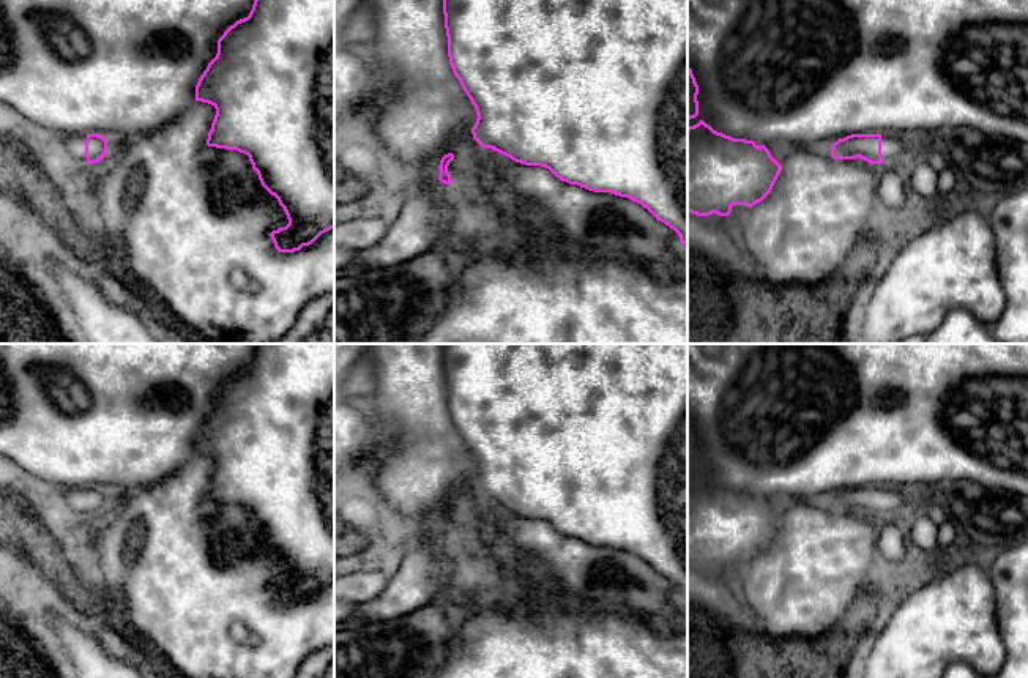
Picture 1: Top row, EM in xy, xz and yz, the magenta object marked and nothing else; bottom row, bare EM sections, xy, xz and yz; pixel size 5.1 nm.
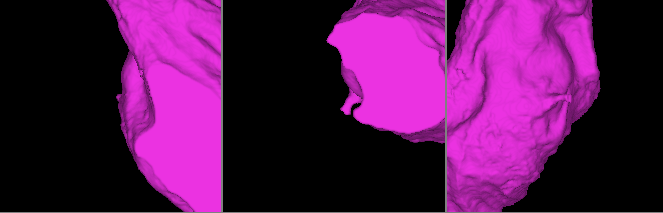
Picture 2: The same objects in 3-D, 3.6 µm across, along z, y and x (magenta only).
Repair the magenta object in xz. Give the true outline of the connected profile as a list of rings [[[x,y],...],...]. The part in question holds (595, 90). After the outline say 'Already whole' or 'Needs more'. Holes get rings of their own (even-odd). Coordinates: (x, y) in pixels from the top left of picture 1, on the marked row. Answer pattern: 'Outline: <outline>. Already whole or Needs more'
Outline: [[[443,0],[443,14],[449,65],[476,109],[471,134],[482,148],[546,167],[569,184],[628,197],[673,229],[687,246],[687,0]]]. Already whole

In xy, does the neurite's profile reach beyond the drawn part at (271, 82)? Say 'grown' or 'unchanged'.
unchanged

